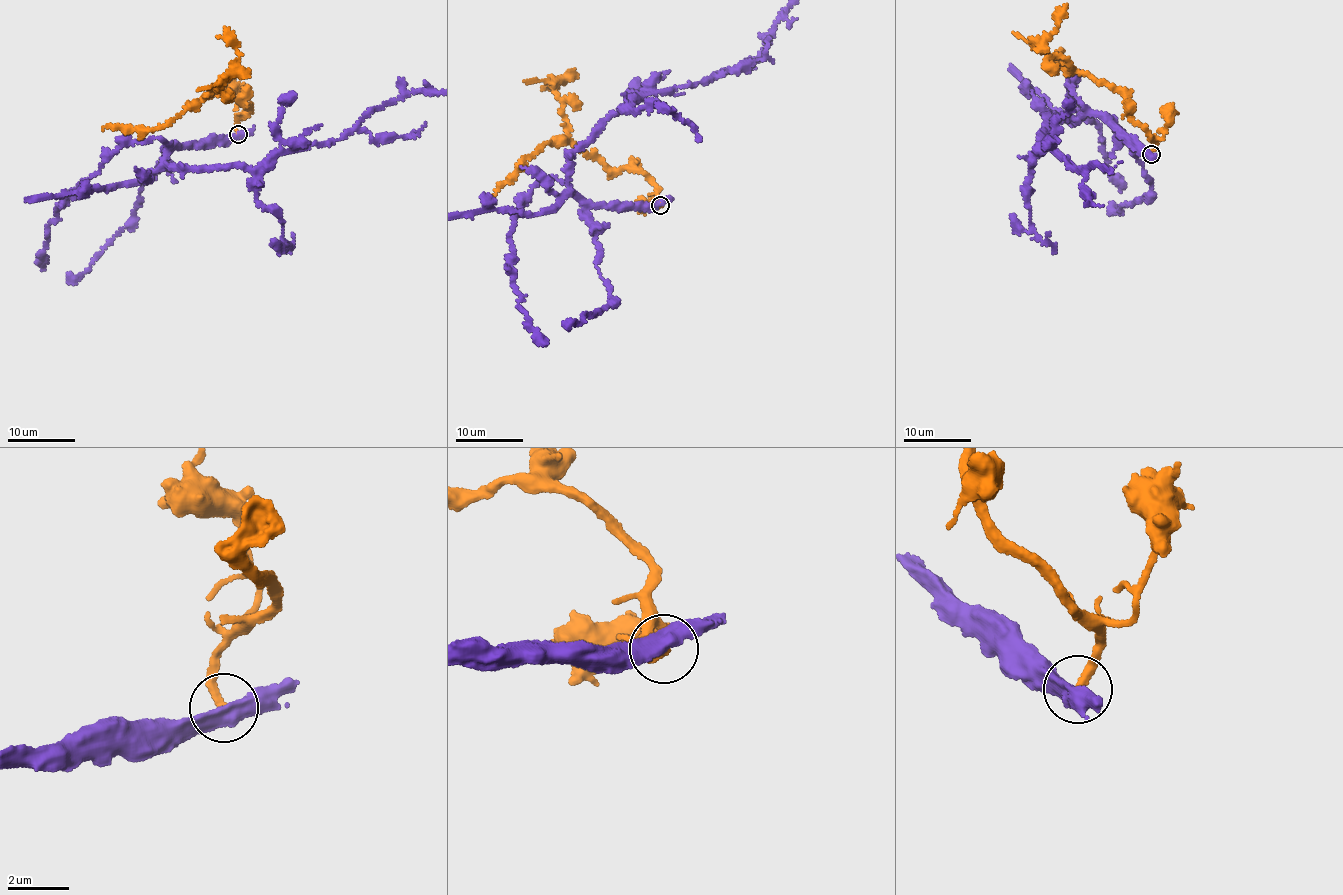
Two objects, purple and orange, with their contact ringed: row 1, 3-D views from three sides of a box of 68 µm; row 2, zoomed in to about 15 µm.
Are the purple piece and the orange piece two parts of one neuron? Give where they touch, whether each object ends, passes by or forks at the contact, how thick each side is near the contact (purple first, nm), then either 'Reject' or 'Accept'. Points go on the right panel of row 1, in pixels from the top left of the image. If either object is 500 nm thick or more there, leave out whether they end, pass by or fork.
Place: (1151, 154). At the ring purple passes by. At the ring orange ends. Thickness 480 nm (purple) against 320 nm. Reject

